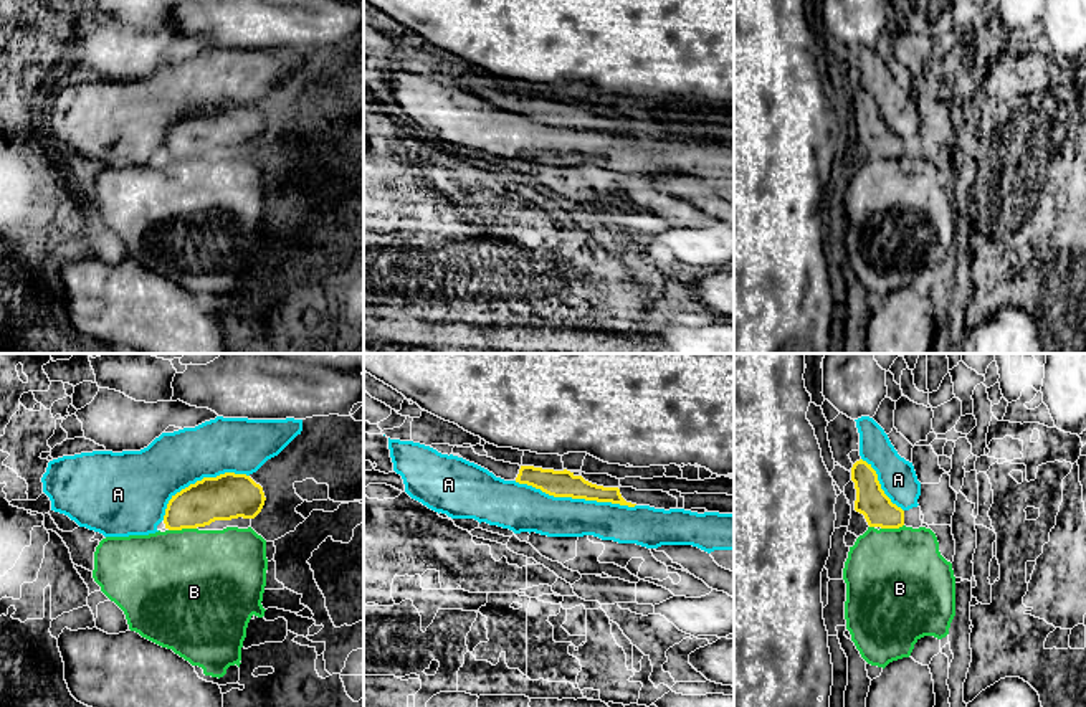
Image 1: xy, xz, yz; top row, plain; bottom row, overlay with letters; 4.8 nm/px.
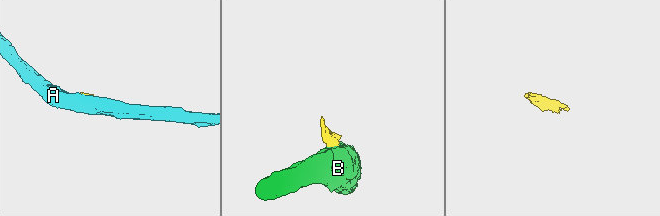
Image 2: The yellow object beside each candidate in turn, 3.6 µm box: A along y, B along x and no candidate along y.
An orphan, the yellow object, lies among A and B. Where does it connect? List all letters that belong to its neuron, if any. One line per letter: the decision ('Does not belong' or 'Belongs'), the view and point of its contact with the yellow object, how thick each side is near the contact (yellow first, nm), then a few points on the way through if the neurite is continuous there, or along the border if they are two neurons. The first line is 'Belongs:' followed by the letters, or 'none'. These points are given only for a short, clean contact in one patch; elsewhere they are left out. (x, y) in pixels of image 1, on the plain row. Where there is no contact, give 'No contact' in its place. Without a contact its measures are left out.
Belongs: none
A: Does not belong. Touches yellow at xz (576, 128). Thickness 130 nm (yellow) against 220 nm
B: Does not belong. Touches yellow at xy (182, 157). Thickness 220 nm (yellow) against 480 nm

